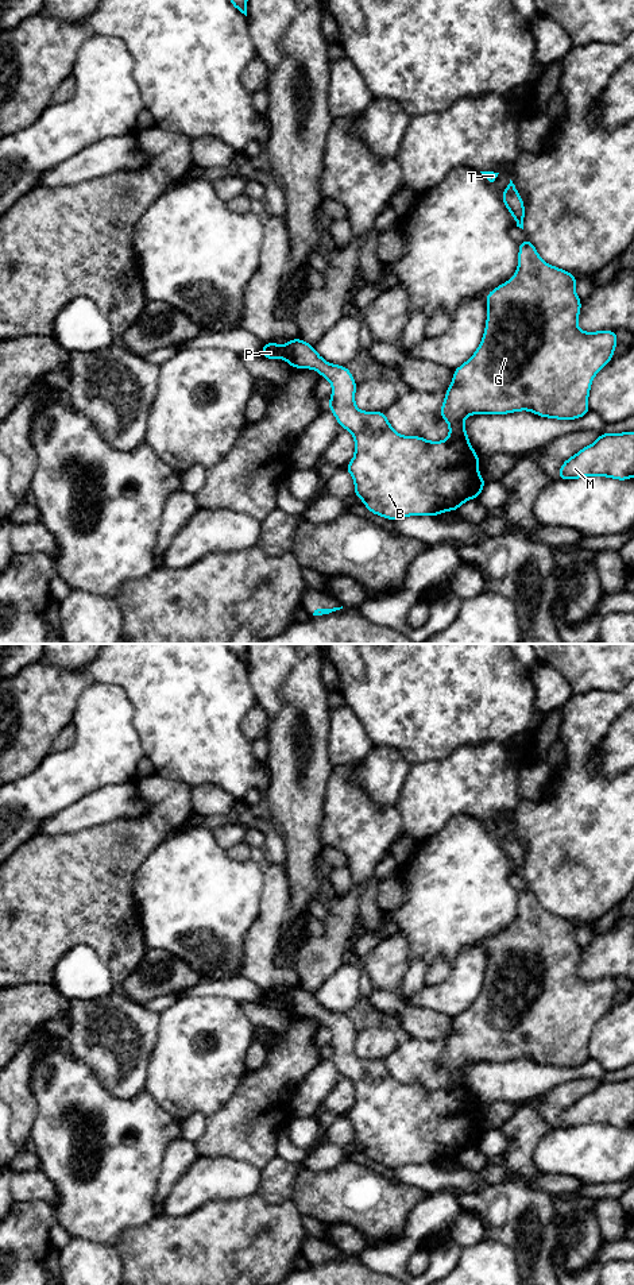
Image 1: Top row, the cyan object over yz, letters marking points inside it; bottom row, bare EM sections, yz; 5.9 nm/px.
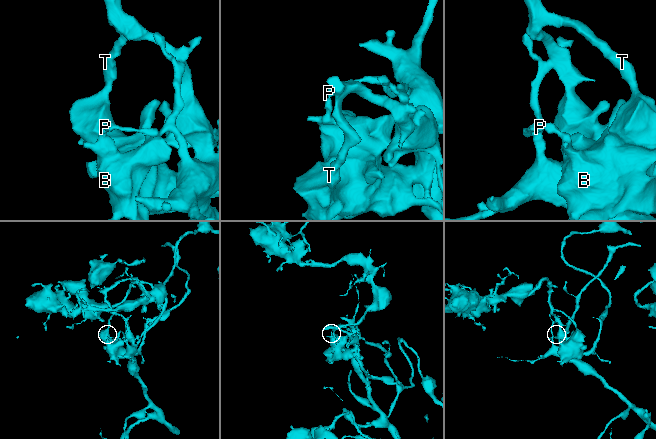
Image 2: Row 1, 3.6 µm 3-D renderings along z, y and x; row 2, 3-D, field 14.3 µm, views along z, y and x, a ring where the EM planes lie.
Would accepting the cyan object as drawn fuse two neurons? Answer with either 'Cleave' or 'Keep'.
Cleave

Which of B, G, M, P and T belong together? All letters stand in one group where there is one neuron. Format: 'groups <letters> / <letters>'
groups B G M T / P

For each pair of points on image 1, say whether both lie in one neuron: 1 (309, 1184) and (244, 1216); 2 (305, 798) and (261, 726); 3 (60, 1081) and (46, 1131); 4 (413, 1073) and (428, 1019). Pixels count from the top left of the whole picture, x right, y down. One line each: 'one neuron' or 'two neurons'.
1: two neurons
2: two neurons
3: one neuron
4: two neurons

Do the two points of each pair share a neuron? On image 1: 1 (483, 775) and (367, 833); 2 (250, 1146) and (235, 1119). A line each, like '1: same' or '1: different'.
1: different
2: same

